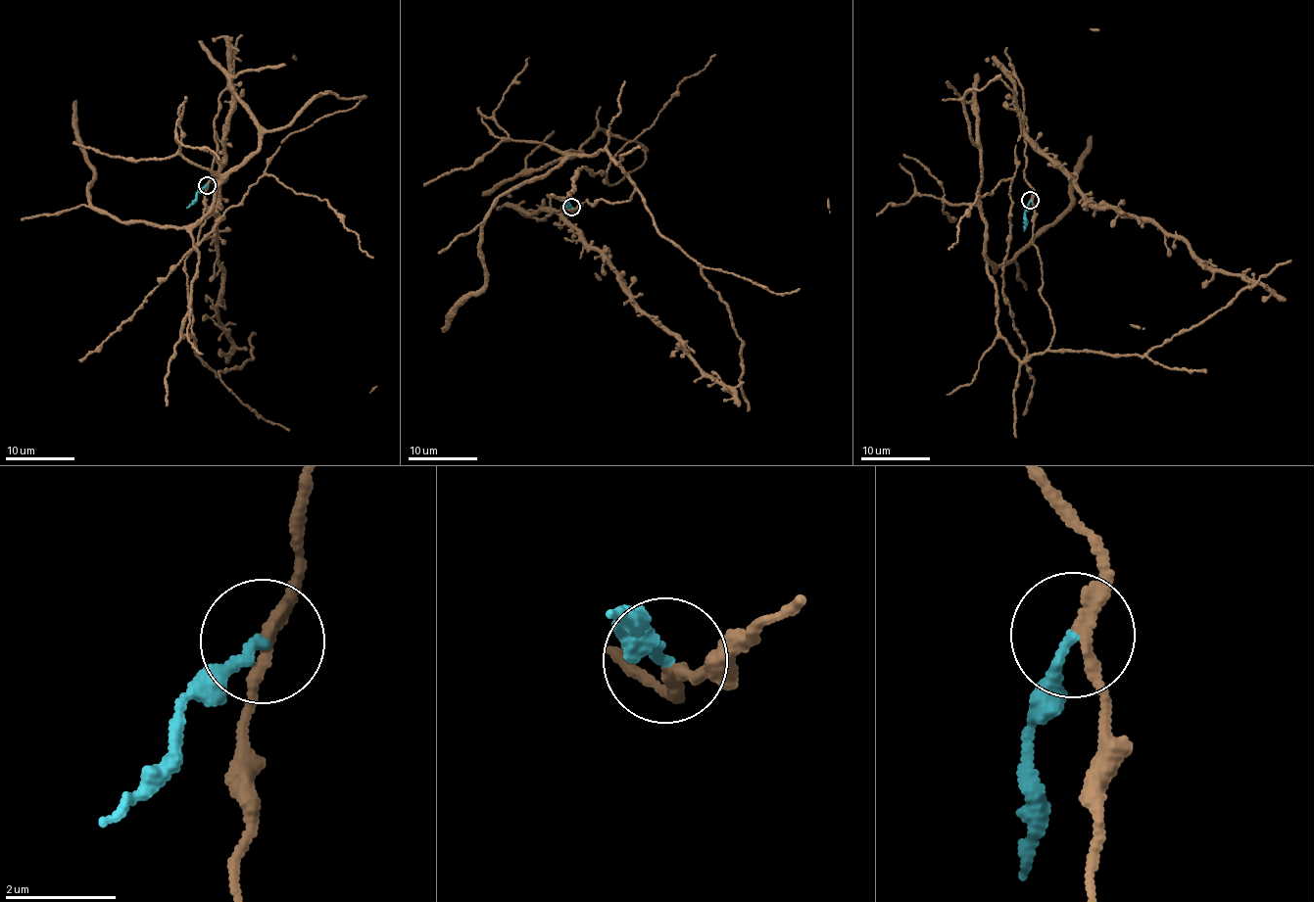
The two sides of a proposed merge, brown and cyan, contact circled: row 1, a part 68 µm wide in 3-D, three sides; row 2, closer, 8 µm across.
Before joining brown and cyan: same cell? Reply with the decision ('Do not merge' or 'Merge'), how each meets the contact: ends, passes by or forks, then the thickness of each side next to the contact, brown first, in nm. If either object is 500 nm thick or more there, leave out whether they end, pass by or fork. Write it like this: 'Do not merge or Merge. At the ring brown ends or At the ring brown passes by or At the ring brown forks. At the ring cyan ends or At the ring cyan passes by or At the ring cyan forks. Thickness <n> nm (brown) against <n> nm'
Do not merge. At the ring brown passes by. At the ring cyan ends. Thickness 200 nm (brown) against 170 nm

